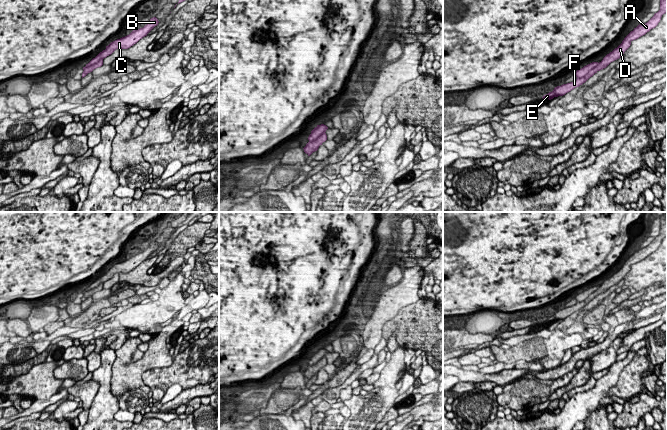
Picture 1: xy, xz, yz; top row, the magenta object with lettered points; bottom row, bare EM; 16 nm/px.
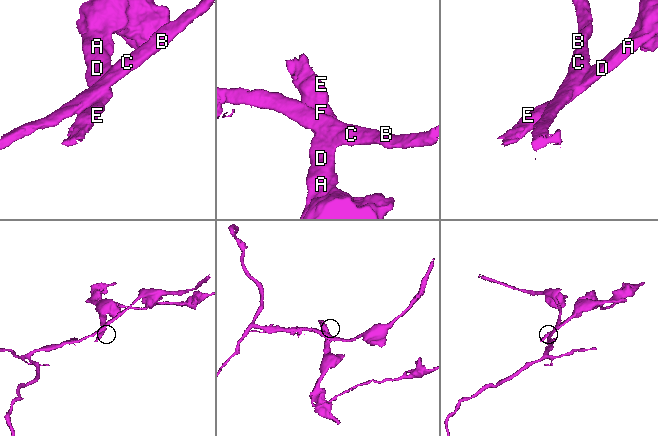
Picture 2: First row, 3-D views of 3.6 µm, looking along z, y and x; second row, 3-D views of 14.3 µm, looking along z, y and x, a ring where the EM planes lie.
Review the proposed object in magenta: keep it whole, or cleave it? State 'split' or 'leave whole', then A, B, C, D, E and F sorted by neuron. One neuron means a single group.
split; A D E F / B C

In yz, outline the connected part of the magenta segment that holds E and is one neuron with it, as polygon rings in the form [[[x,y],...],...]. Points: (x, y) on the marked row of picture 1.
[[[660,0],[660,10],[654,14],[654,16],[645,24],[639,24],[633,31],[631,31],[622,41],[622,43],[615,48],[612,52],[607,54],[598,65],[591,69],[585,76],[582,78],[577,78],[575,81],[557,86],[552,92],[544,95],[543,99],[553,99],[554,97],[563,96],[566,93],[570,92],[576,87],[579,87],[585,83],[590,77],[592,77],[598,71],[606,68],[611,62],[619,59],[624,52],[630,47],[633,40],[638,39],[639,37],[645,35],[651,29],[655,28],[661,20],[663,14],[667,13],[667,0]]]

